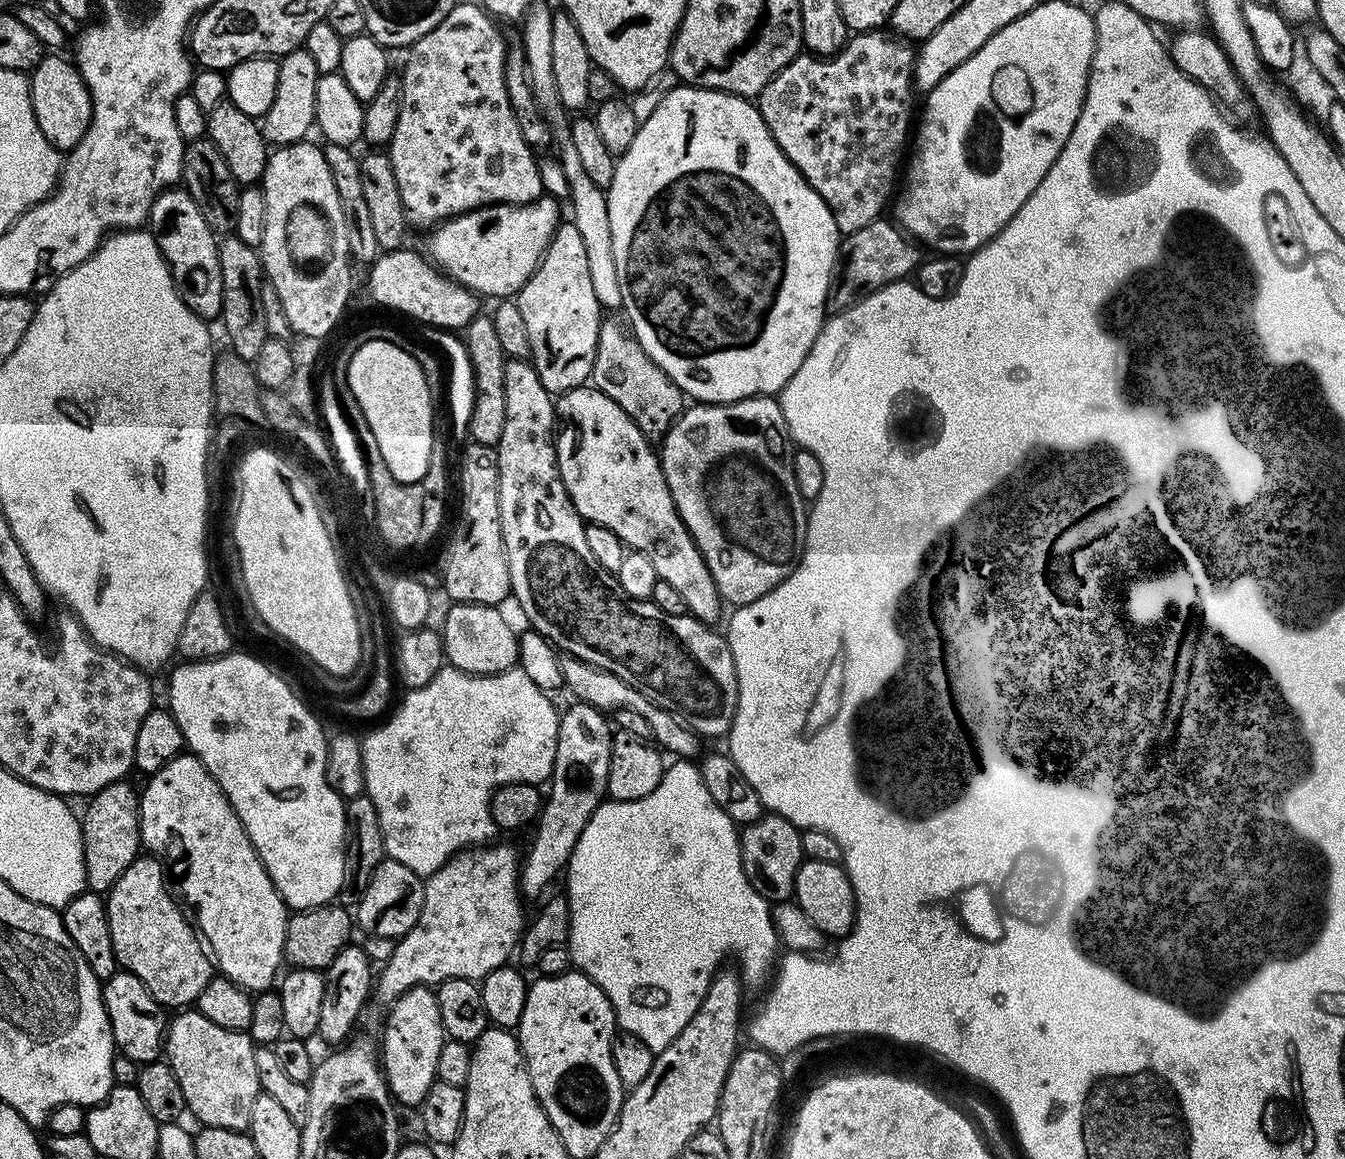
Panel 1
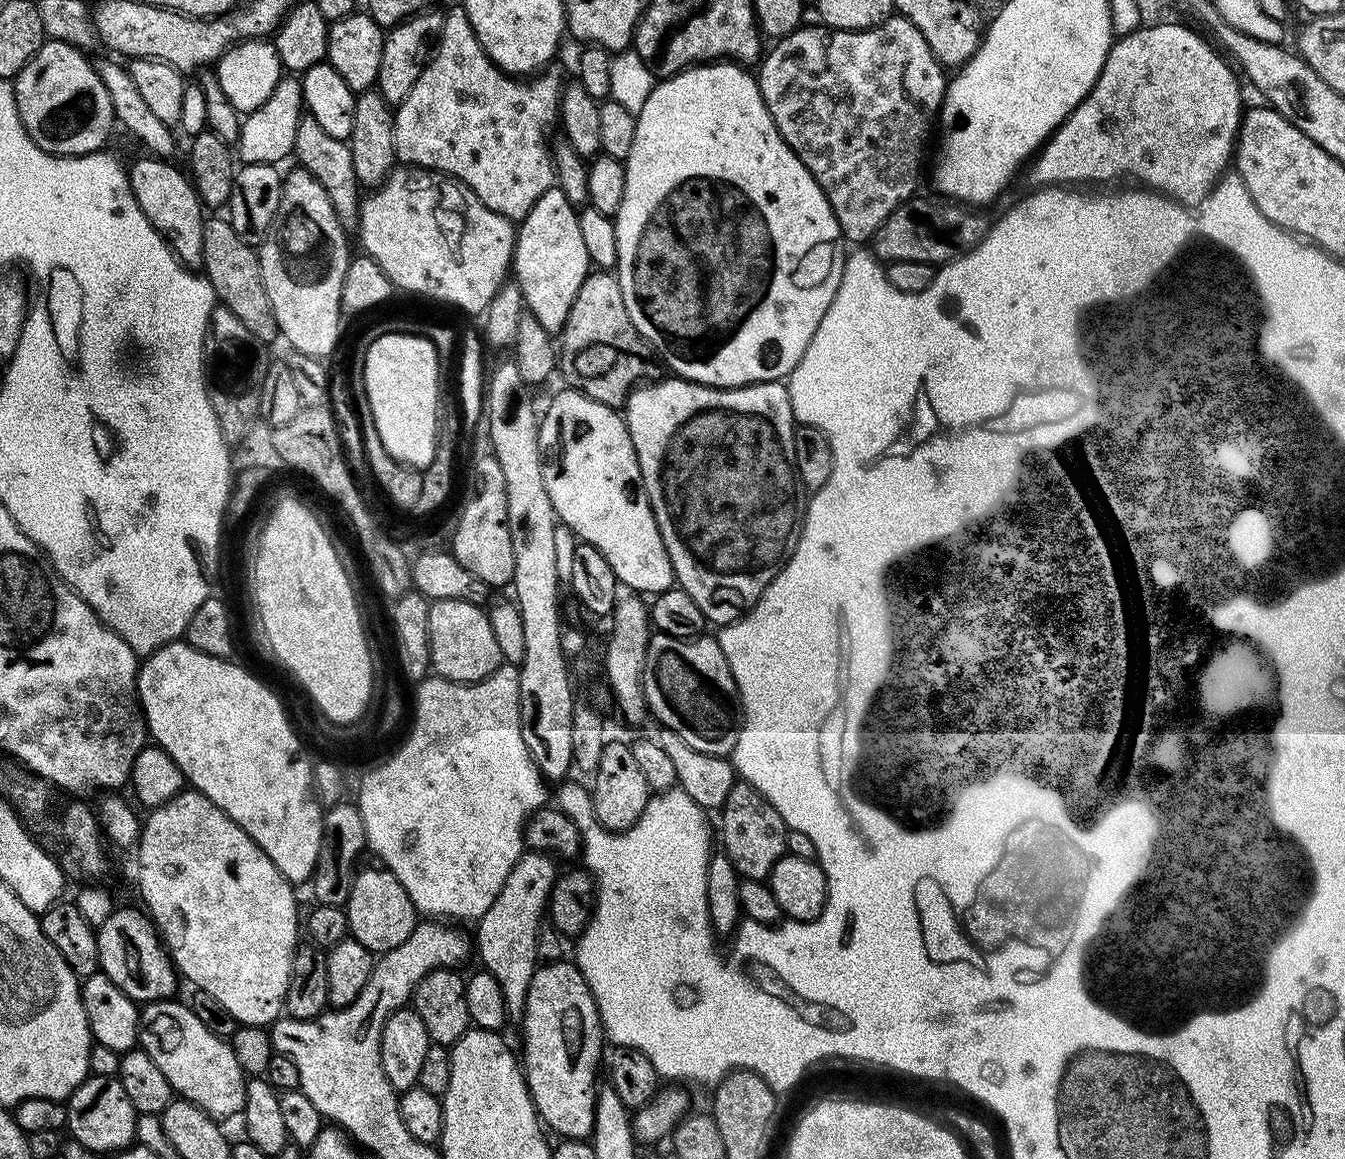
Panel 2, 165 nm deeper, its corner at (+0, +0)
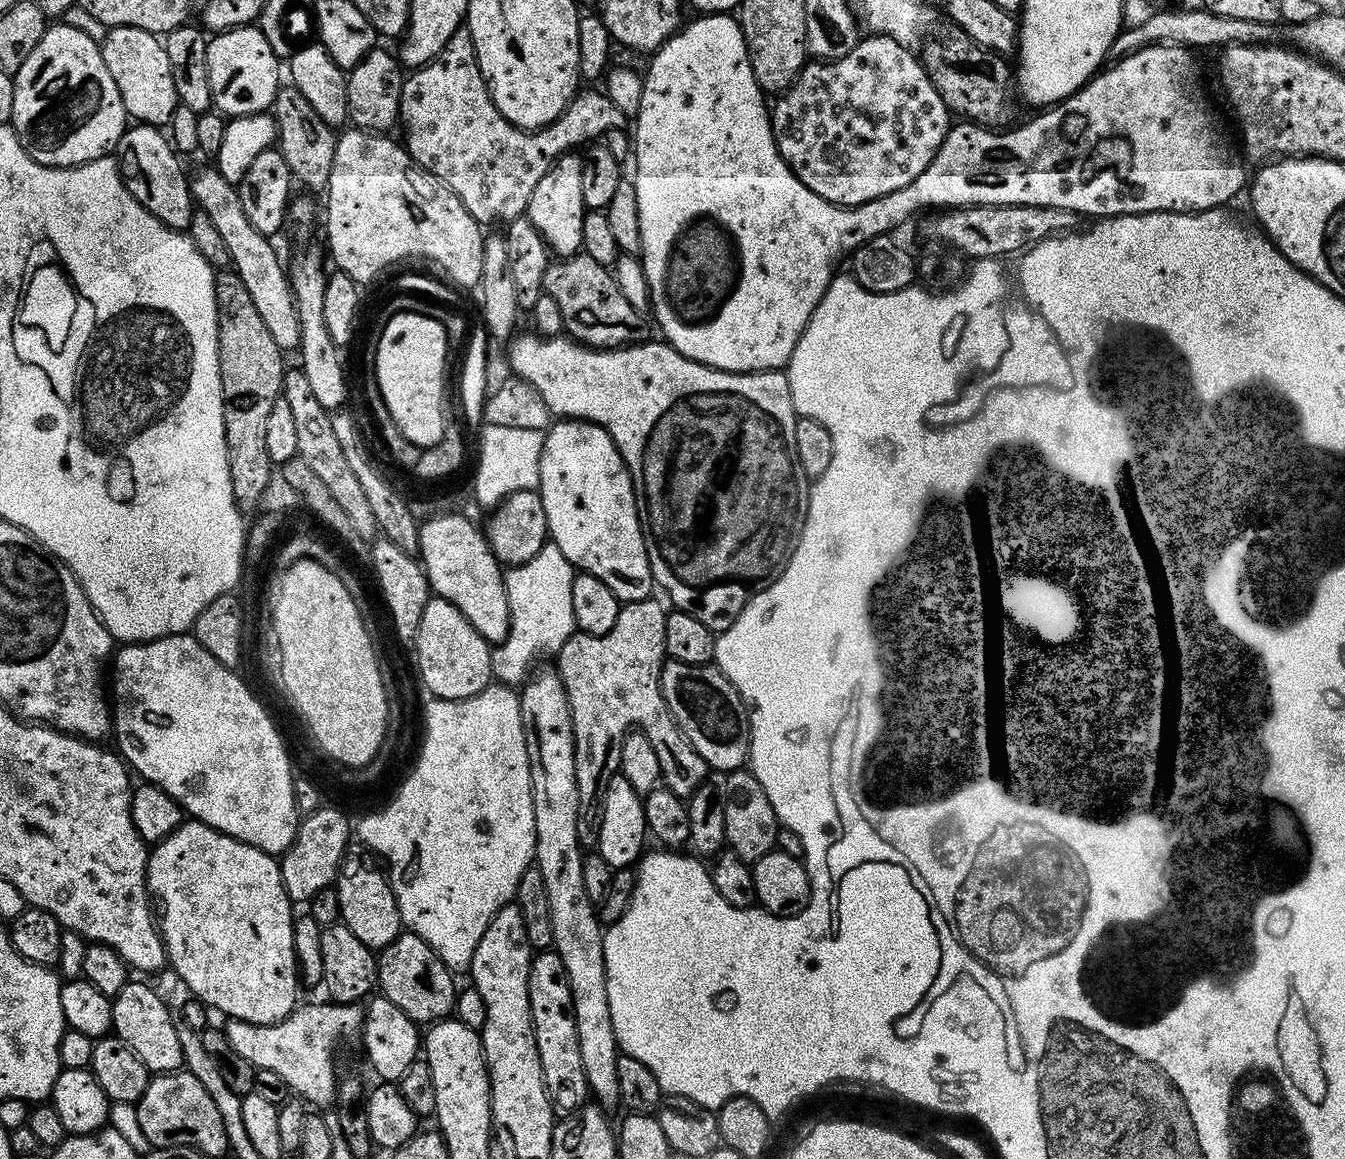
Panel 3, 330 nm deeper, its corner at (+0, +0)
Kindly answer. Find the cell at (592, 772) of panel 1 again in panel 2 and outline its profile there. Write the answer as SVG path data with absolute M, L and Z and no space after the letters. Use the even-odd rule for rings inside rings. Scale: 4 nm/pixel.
M526 850L514 862L514 870L502 882L494 906L482 914L475 925L474 952L480 955L483 971L494 974L498 986L502 986L502 996L506 998L509 1017L523 1017L526 994L530 990L530 978L534 978L538 967L536 939L541 924L546 920L548 899L558 875L557 861L547 852Z

